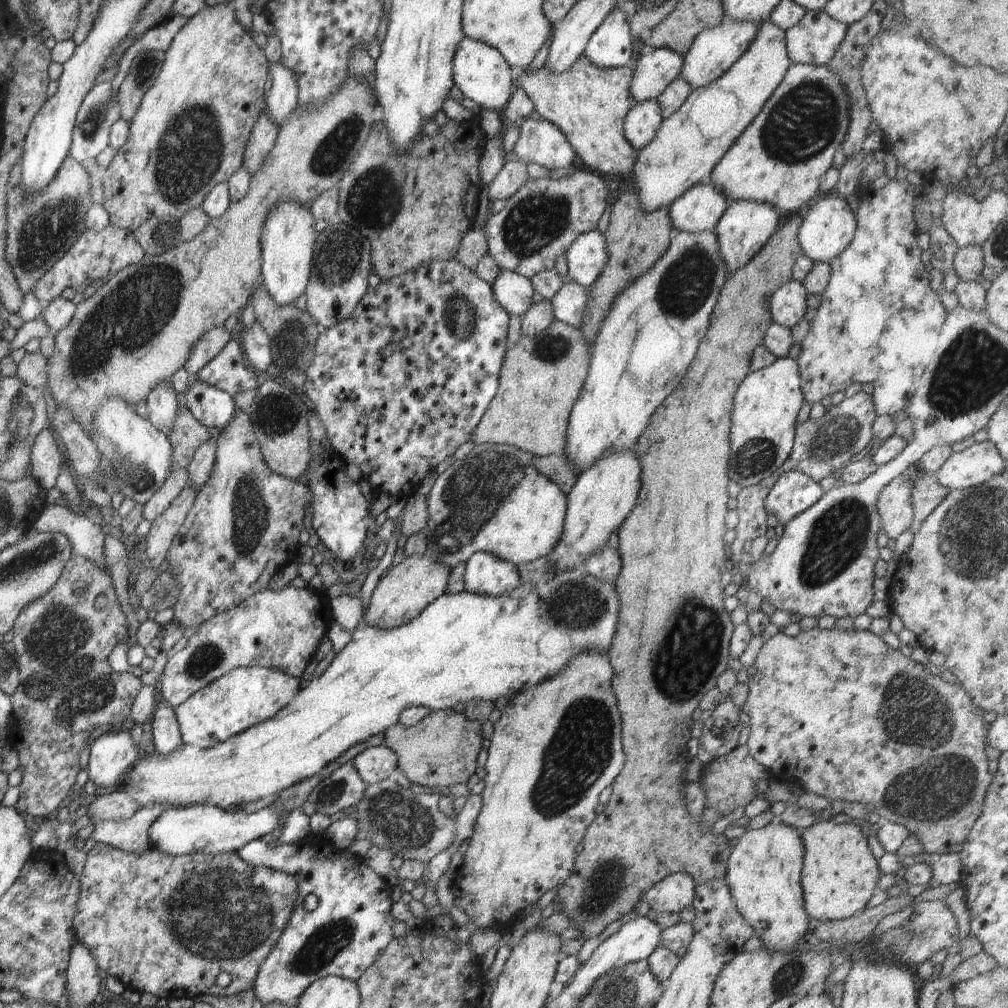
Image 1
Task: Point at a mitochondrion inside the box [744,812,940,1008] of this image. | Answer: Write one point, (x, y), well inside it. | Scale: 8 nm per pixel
(789, 975)

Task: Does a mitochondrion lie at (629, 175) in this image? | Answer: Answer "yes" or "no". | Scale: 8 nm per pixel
no

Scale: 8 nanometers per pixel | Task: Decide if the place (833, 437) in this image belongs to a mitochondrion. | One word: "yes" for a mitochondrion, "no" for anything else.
yes

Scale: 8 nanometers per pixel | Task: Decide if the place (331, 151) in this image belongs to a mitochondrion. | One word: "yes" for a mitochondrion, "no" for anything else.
yes

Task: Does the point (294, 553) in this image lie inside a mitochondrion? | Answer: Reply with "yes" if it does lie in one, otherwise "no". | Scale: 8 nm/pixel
no

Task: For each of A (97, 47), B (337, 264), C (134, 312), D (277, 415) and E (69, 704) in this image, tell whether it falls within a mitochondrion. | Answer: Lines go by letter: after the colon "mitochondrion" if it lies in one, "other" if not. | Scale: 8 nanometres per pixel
A: other
B: mitochondrion
C: mitochondrion
D: mitochondrion
E: mitochondrion

